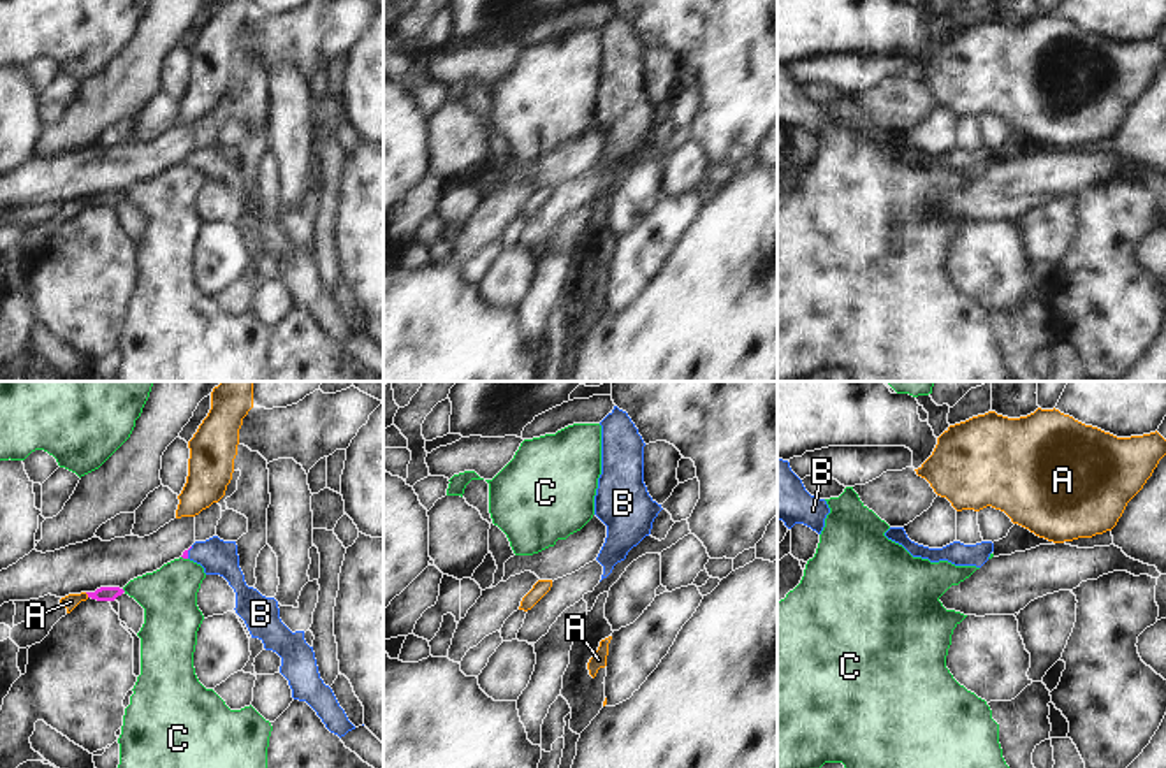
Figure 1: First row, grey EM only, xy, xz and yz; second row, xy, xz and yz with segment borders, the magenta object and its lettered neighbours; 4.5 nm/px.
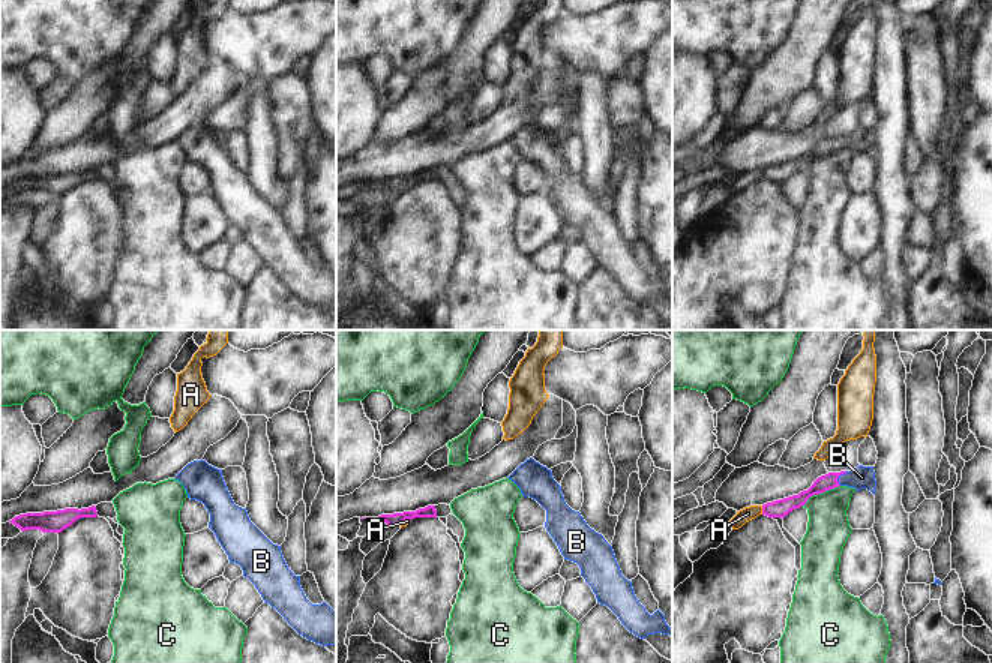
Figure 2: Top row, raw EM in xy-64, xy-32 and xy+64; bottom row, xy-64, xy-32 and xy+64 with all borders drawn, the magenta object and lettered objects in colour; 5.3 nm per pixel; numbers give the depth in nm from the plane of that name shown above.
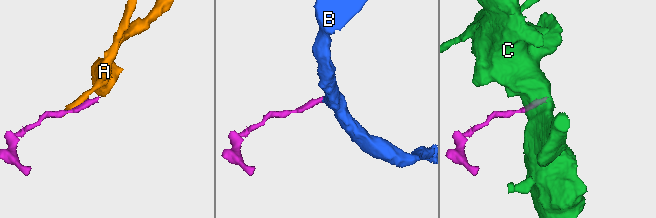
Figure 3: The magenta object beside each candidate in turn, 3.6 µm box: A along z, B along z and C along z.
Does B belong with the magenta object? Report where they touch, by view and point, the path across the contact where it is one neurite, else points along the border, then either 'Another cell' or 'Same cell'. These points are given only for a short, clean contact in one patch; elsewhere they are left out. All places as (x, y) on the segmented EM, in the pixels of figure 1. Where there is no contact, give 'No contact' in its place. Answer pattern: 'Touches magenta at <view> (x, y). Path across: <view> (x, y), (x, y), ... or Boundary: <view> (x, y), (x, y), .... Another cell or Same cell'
Touches magenta at xy (187, 552). Path across: xy (185, 554), (187, 552), (206, 552), (220, 557). Same cell.

